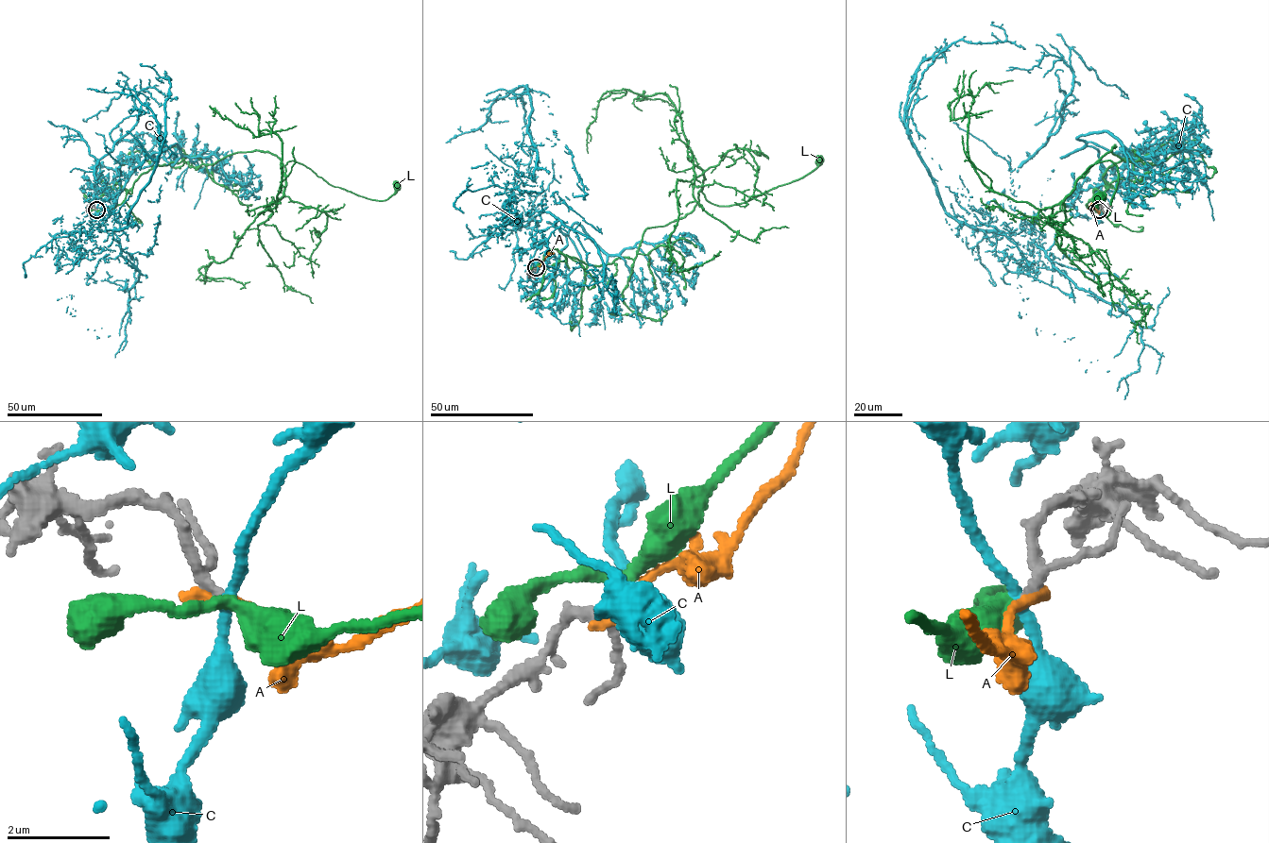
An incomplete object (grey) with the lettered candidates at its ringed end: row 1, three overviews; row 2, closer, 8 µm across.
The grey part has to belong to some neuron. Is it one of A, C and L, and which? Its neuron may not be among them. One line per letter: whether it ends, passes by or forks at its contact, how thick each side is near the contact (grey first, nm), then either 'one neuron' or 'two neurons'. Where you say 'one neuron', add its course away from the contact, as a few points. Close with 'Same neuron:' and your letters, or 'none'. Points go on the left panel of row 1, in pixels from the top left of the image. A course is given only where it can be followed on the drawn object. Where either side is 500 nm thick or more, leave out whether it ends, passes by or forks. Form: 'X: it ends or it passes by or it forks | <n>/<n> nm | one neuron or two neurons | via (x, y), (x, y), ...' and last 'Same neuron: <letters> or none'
A: it ends | 180/200 nm | two neurons
C: it passes by | 160/190 nm | two neurons
L: it passes by | 150/280 nm | two neurons
Same neuron: none

